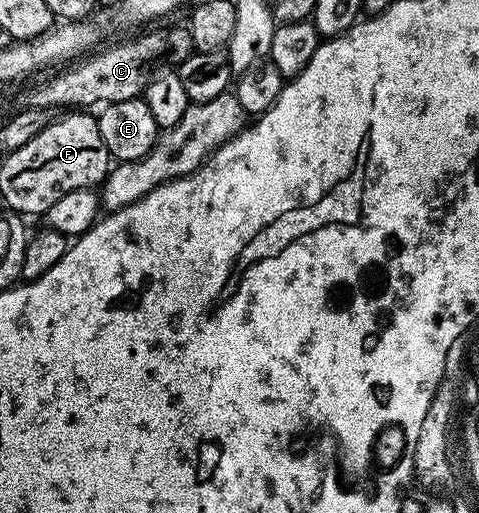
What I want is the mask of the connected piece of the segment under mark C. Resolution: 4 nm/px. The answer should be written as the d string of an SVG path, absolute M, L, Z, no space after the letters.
M177 26L167 32L149 32L118 46L109 47L103 54L92 53L82 60L76 61L62 74L57 74L46 86L41 86L30 96L28 105L33 108L94 108L102 104L131 100L140 97L152 78L155 58L166 53L180 64L195 52L194 41L188 27Z

